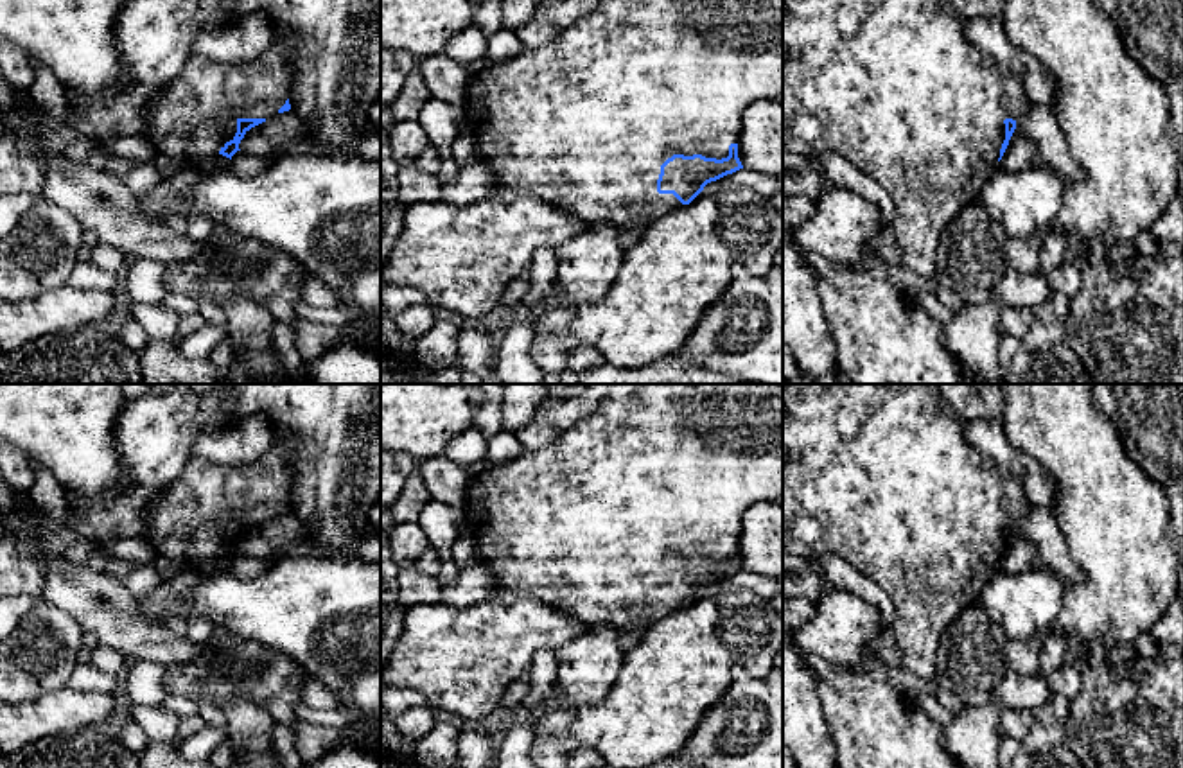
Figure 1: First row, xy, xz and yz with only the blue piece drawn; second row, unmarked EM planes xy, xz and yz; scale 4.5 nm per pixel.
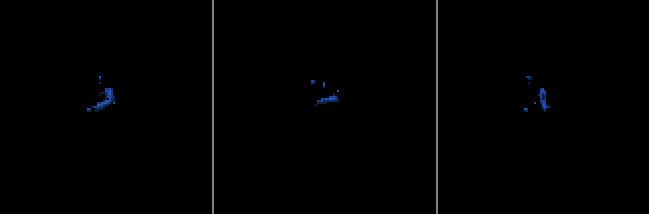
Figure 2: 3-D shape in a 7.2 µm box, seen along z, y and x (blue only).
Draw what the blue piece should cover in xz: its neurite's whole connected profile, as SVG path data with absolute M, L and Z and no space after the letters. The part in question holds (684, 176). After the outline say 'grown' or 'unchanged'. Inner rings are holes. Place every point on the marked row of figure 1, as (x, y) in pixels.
M600 0L592 13L571 23L553 41L474 74L463 106L465 133L476 136L479 160L490 167L501 188L535 196L589 224L628 226L653 223L666 212L689 205L707 183L743 169L736 142L741 111L754 100L783 102L783 0Z; grown

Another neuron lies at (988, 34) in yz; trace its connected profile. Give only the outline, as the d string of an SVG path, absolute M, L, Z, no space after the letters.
M966 20L964 34L1025 84L1025 97L1030 104L1052 106L1056 83L1050 70L1036 56L1027 54L1009 39L1002 20Z

